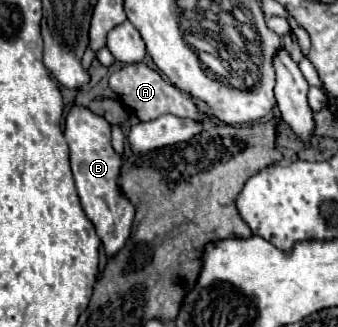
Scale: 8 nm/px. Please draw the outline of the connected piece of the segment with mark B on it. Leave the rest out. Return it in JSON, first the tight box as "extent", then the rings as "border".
{"extent":[65,106,135,256],"border":[[[73,106],[67,114],[65,122],[65,138],[71,154],[71,170],[75,176],[77,192],[81,198],[81,206],[87,218],[93,222],[97,236],[103,242],[105,254],[115,256],[127,242],[131,222],[135,216],[135,206],[119,188],[119,172],[121,172],[121,156],[111,146],[111,126],[105,118],[93,114],[87,108]]]}

